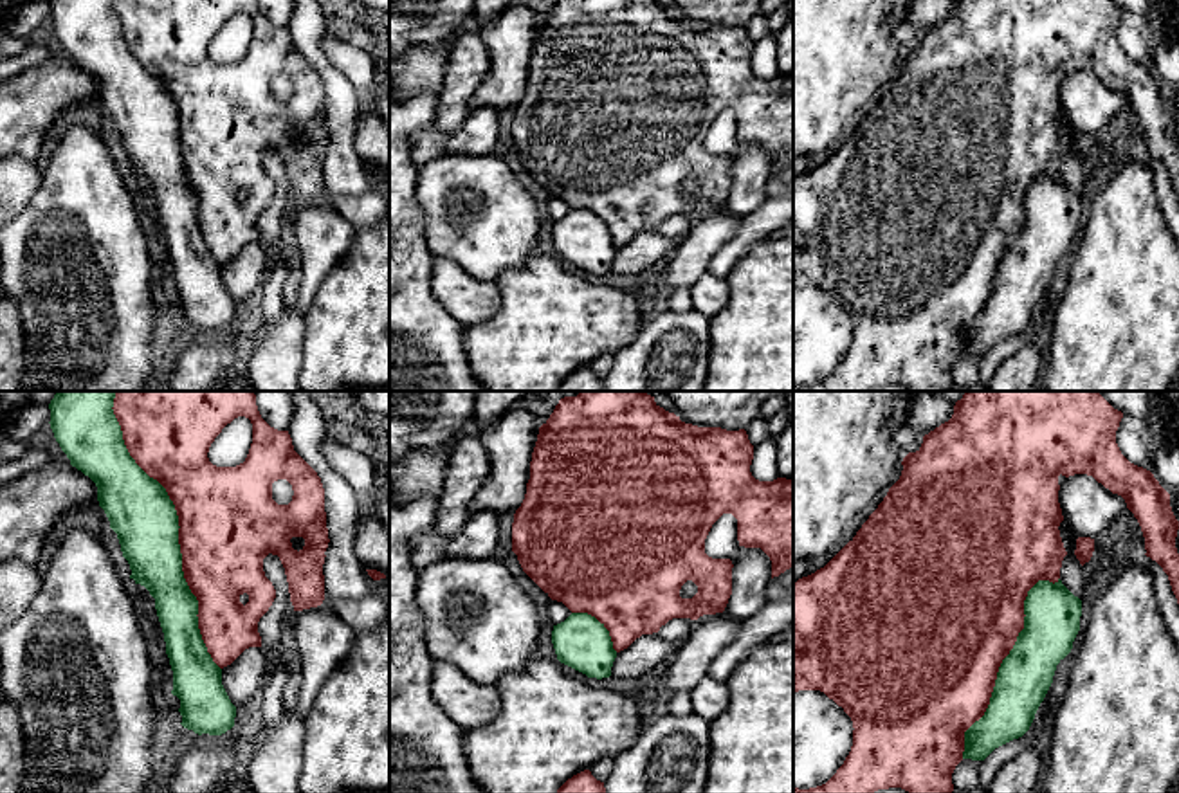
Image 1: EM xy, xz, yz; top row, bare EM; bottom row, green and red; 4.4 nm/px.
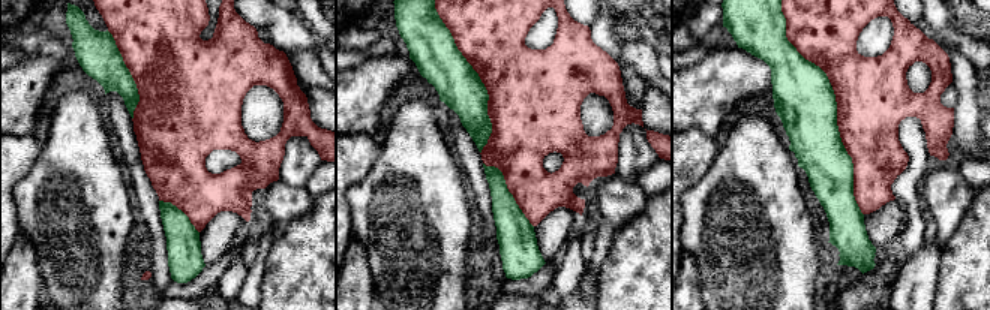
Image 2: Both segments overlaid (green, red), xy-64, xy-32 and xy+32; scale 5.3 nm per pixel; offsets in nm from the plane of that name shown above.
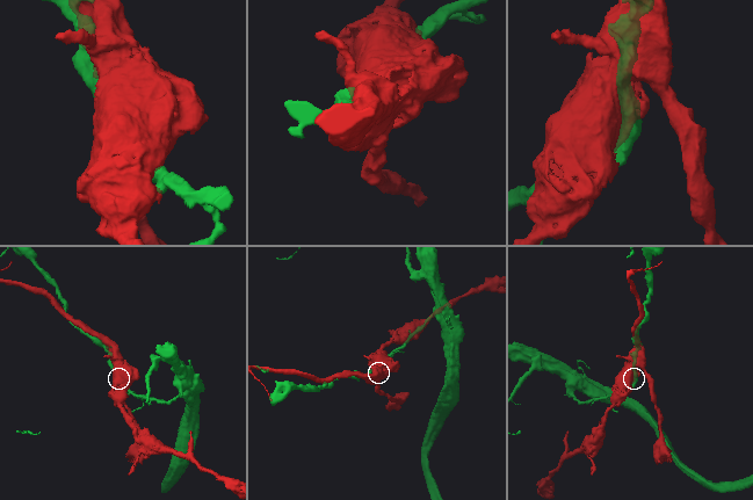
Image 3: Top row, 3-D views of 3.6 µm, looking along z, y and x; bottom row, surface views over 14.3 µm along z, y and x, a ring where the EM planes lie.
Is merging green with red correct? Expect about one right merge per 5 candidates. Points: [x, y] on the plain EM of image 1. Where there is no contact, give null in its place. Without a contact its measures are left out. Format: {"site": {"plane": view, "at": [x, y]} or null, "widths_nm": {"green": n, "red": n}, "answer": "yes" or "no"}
{"site": {"plane": "xy", "at": [177, 132]}, "widths_nm": {"green": 280, "red": 440}, "answer": "no"}

